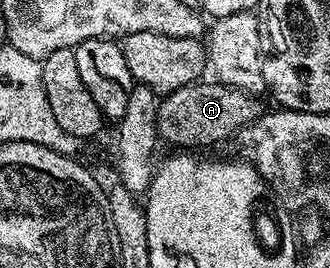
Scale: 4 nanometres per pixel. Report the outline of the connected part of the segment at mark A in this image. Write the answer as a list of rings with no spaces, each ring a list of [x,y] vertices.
[[[200,81],[190,83],[173,93],[159,99],[159,112],[155,118],[155,130],[158,138],[172,143],[175,149],[195,149],[191,147],[207,147],[210,143],[219,143],[222,139],[230,140],[238,135],[242,127],[249,126],[259,118],[260,100],[254,95],[246,95],[221,82]]]

